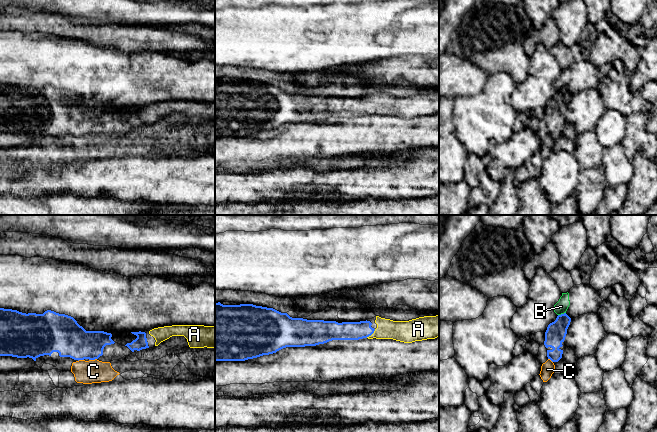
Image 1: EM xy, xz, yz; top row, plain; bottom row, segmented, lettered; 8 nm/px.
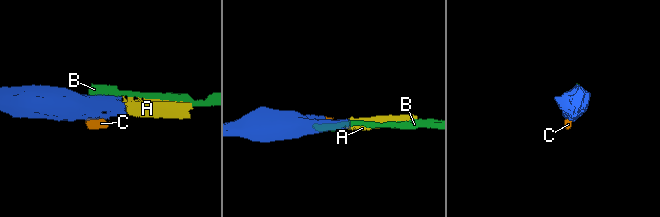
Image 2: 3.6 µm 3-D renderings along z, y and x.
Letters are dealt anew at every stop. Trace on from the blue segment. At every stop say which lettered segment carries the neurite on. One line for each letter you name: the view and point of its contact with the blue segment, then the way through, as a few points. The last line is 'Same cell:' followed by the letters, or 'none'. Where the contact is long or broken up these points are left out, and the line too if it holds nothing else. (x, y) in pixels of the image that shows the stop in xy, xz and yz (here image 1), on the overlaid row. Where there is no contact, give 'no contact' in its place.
A: contact xz (371, 334); way xz (346, 330), (365, 330), (371, 334), (383, 331), (402, 331)
Same cell: A

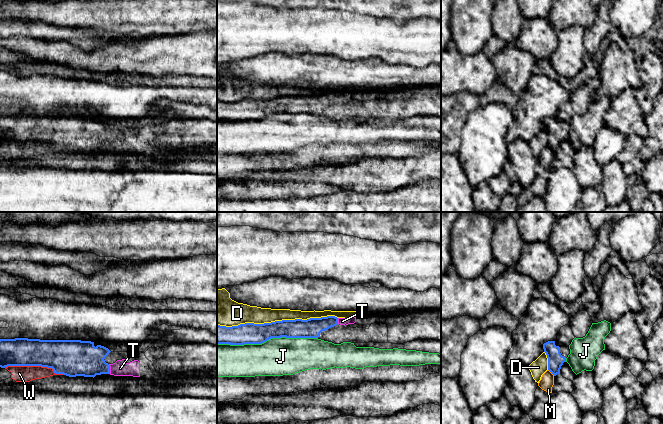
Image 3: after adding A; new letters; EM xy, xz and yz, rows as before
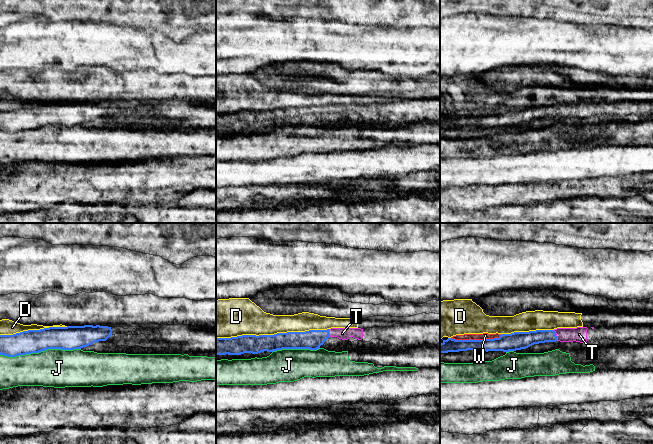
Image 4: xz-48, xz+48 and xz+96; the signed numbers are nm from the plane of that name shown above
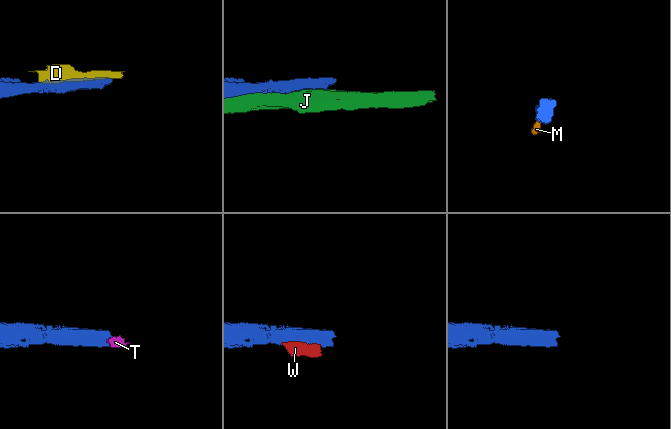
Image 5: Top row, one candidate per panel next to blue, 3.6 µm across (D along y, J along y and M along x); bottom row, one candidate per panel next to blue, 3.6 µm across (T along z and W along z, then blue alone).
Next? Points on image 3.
T: contact xy (109, 369); way xy (80, 358), (109, 369), (120, 368)
Same cell: T

